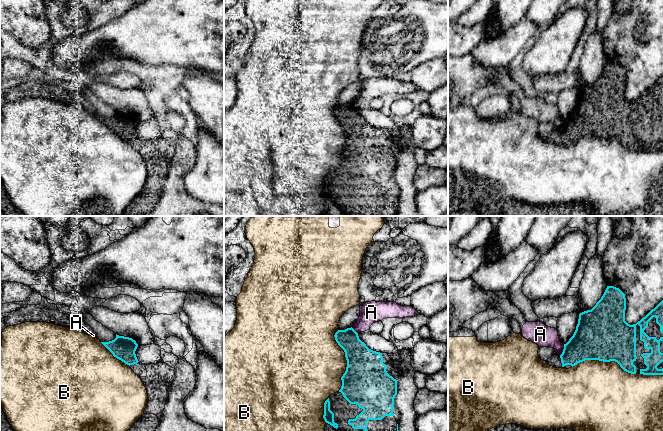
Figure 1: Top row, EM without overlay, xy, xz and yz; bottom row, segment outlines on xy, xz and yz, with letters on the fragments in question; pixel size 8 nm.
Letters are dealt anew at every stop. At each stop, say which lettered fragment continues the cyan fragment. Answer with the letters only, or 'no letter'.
no letter

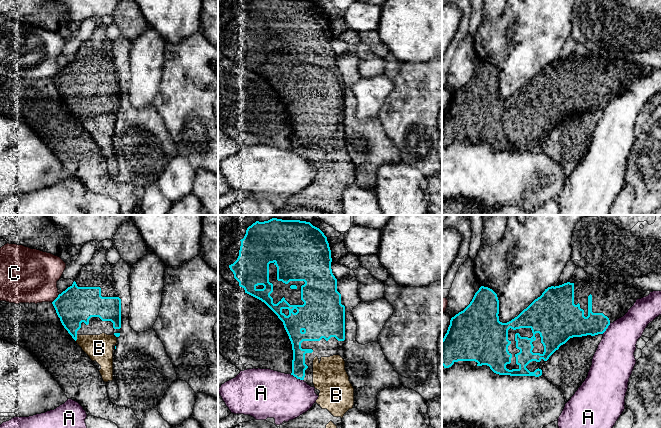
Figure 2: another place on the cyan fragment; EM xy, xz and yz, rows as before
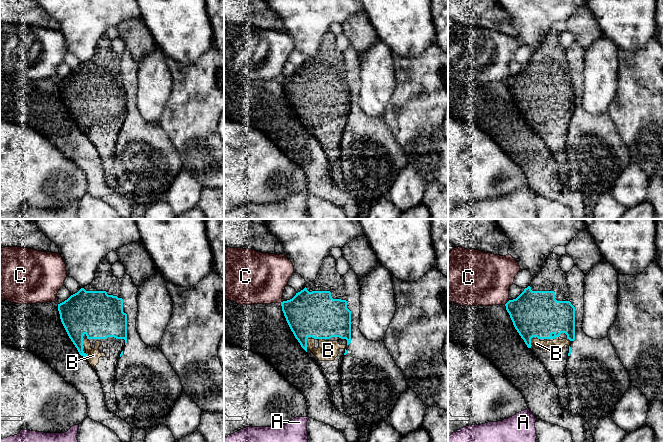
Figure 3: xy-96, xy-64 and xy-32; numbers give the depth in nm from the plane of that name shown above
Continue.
B

